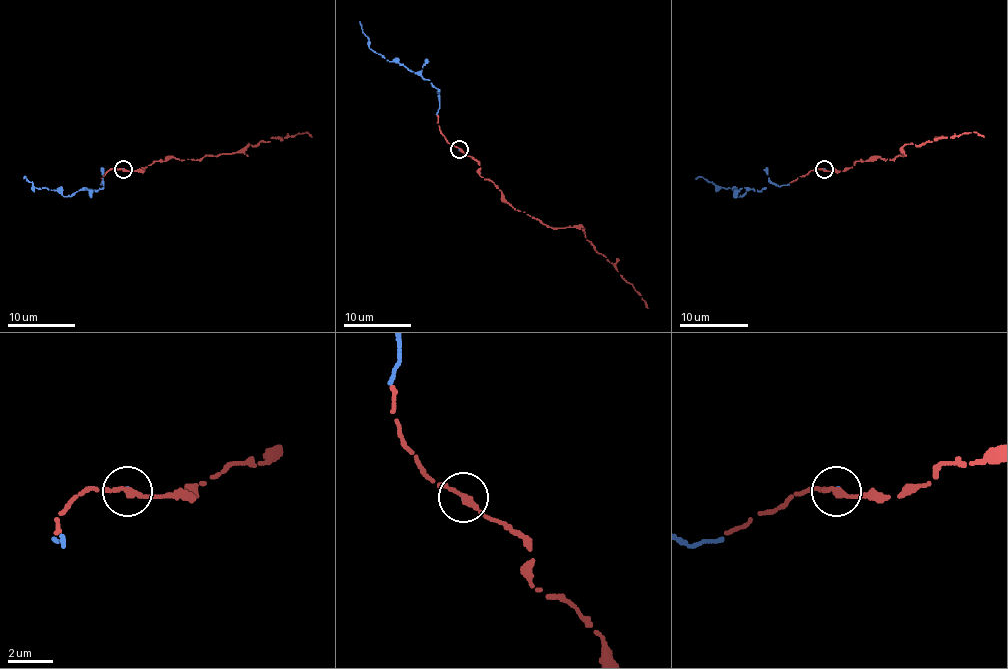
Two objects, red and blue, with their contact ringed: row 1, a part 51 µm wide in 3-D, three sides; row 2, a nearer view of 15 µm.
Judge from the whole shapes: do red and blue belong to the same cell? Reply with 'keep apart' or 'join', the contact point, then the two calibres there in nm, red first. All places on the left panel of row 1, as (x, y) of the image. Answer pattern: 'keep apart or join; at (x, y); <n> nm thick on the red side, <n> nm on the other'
join; at (123, 169); 240 nm thick on the red side, 70 nm on the other

